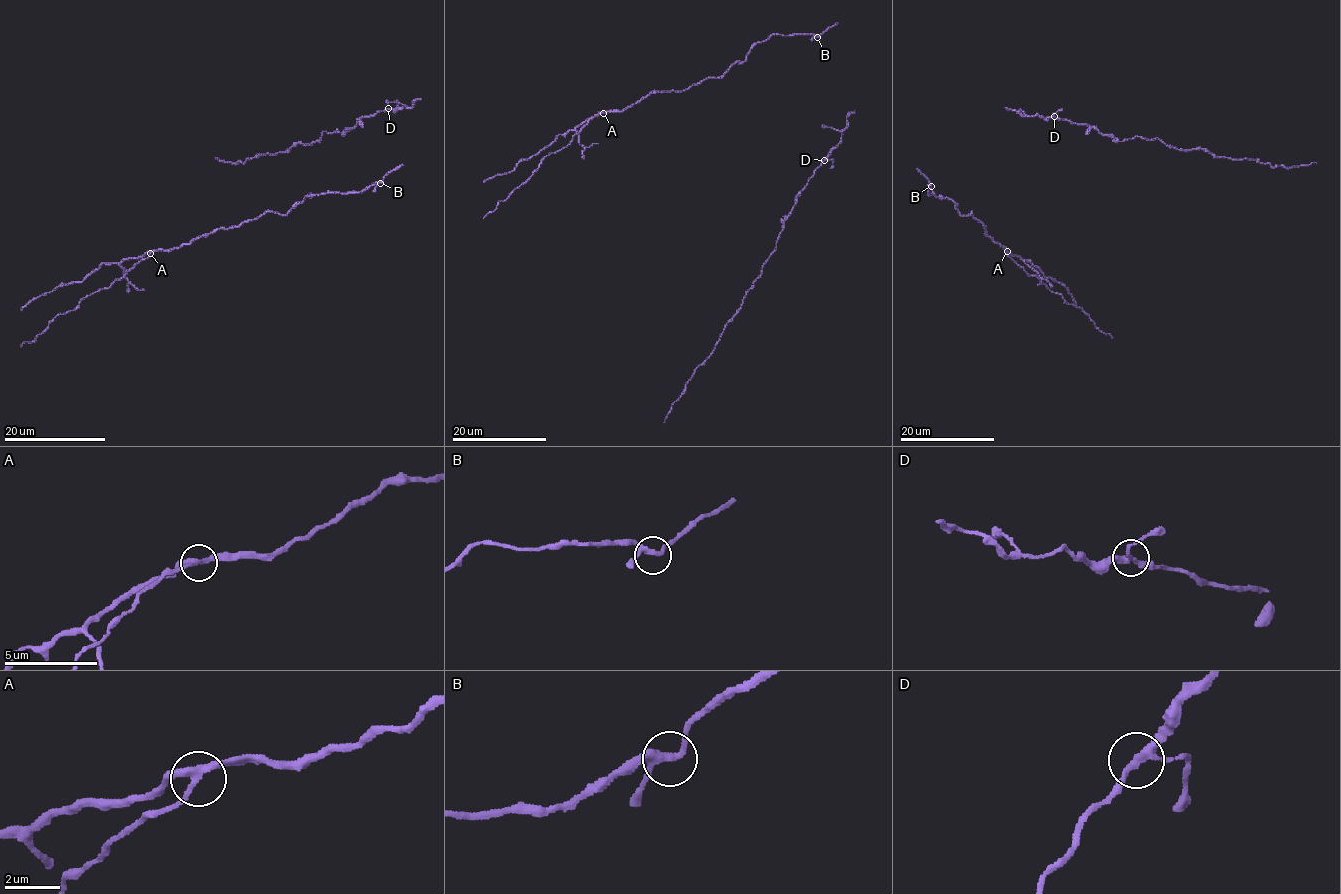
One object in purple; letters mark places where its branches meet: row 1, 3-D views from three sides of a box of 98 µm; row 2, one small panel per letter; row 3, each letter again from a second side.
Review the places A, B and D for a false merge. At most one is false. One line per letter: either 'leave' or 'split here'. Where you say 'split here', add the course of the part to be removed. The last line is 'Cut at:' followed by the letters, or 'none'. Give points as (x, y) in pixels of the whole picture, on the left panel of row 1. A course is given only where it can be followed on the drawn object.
A: split here; course (151, 253), (108, 287), (89, 295), (75, 309), (60, 314), (33, 340), (25, 342), (21, 347)
B: leave
D: leave
Cut at: A

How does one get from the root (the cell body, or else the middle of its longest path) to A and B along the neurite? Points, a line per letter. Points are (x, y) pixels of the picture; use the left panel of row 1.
A: (401, 165), (360, 192), (307, 195), (287, 214), (264, 212), (235, 227), (216, 228), (151, 253)
B: (401, 165), (391, 170), (380, 183)

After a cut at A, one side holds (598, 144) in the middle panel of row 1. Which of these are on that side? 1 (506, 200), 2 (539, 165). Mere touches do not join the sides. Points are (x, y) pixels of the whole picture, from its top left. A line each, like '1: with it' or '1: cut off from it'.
1: cut off from it
2: cut off from it

